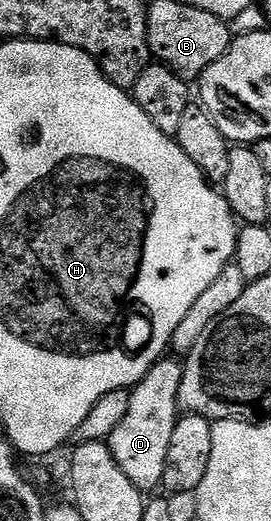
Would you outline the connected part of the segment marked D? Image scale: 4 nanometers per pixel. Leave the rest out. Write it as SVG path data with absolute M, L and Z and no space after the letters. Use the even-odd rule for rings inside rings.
M161 359L131 389L129 412L121 419L117 431L109 439L115 462L129 475L129 479L141 491L158 486L165 475L165 455L169 455L169 438L173 436L175 422L181 416L179 392L183 378L183 366L177 360Z

